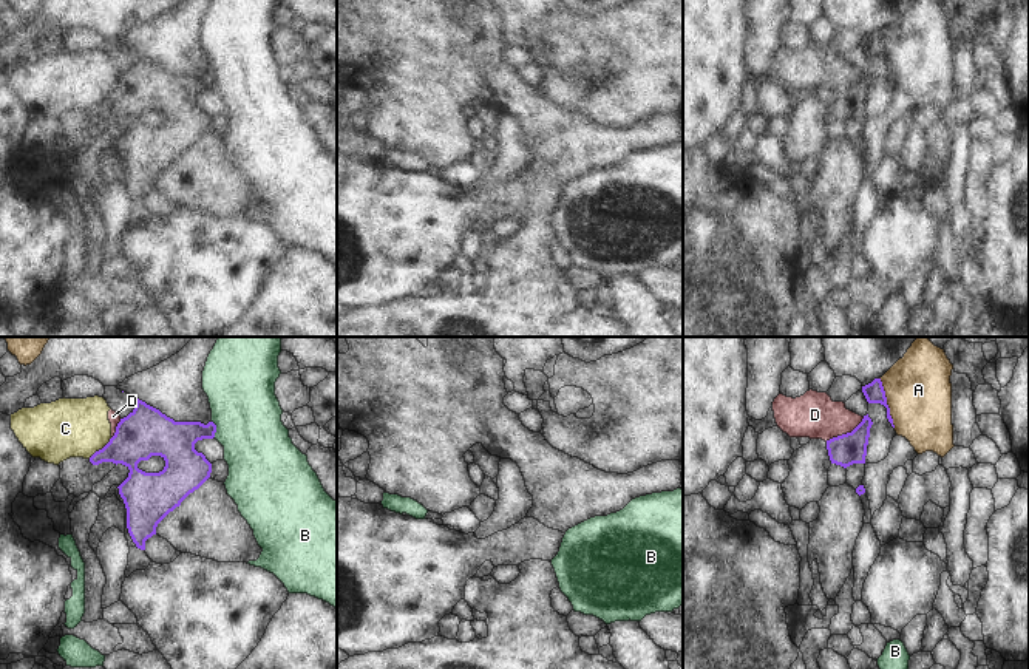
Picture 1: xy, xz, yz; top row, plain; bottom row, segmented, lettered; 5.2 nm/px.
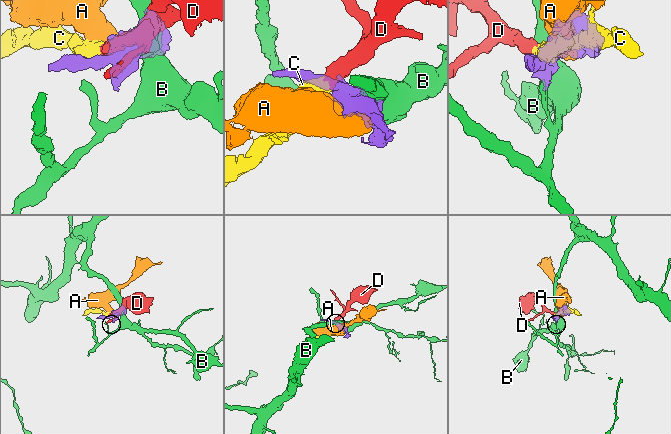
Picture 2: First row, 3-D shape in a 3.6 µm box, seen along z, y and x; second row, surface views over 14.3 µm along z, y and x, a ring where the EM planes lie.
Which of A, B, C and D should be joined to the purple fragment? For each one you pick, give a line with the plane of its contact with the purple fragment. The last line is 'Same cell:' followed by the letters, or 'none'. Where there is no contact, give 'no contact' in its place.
Same cell: none

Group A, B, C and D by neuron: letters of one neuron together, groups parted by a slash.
A / B / C D

